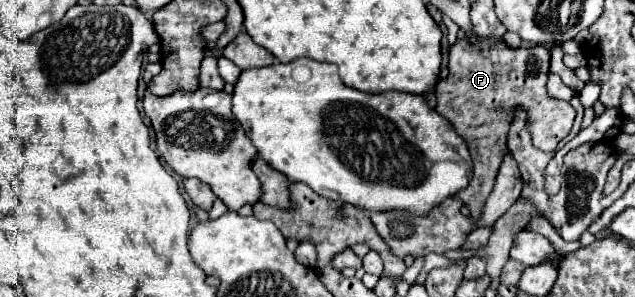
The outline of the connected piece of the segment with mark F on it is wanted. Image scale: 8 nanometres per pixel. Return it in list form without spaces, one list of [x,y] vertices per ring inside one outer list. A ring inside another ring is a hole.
[[[477,36],[473,42],[469,38],[463,38],[451,46],[449,76],[437,84],[435,96],[437,96],[437,112],[453,124],[453,128],[457,130],[457,134],[461,134],[461,138],[465,138],[473,154],[473,178],[465,190],[455,194],[455,198],[461,198],[463,204],[469,206],[473,222],[477,222],[477,218],[481,216],[485,198],[493,190],[499,166],[507,154],[507,132],[509,124],[515,118],[515,108],[523,108],[527,112],[529,134],[533,138],[535,148],[541,148],[543,152],[553,152],[557,148],[557,142],[569,134],[575,120],[575,110],[571,104],[563,104],[547,96],[545,90],[547,74],[549,74],[549,50],[545,50],[543,46],[509,48],[503,38],[487,38],[487,36]]]

